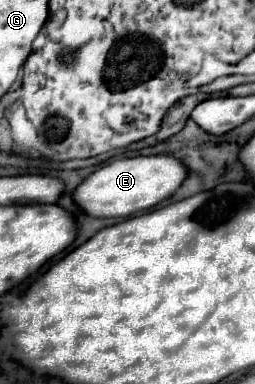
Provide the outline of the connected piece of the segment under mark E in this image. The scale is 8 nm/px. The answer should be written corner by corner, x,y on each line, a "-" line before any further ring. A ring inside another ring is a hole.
156,154
156,156
134,156
114,160
100,170
92,172
76,190
74,200
86,210
90,216
96,218
126,218
136,212
150,210
160,202
168,200
186,180
188,166
170,156
170,154

